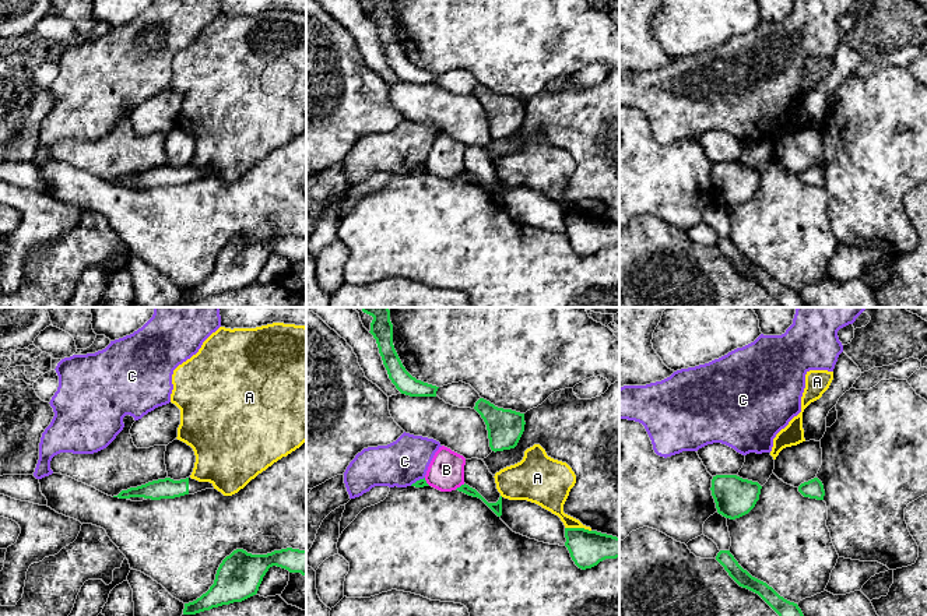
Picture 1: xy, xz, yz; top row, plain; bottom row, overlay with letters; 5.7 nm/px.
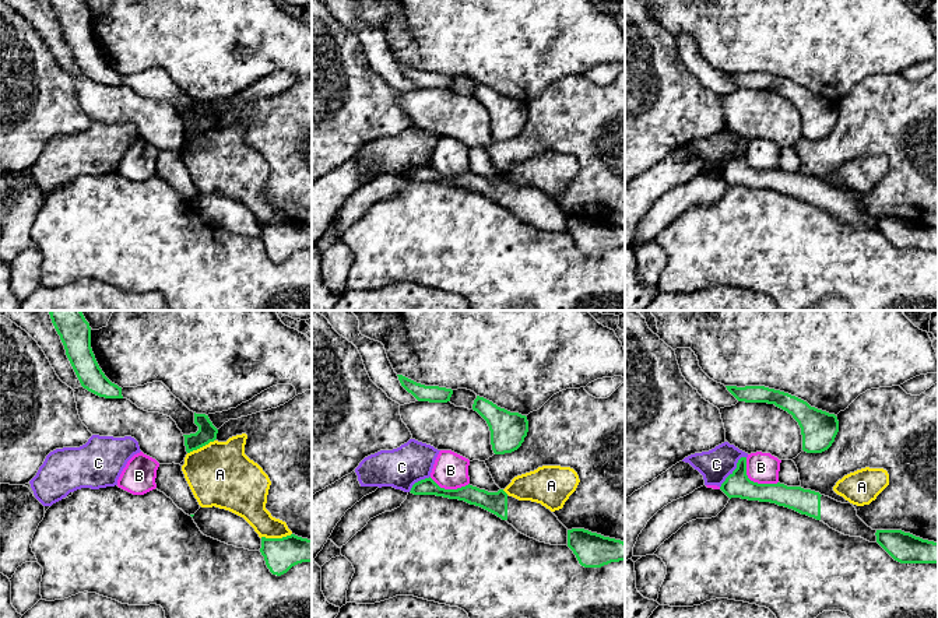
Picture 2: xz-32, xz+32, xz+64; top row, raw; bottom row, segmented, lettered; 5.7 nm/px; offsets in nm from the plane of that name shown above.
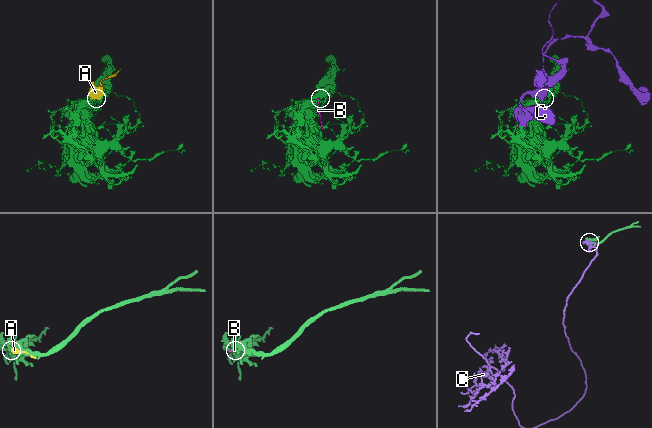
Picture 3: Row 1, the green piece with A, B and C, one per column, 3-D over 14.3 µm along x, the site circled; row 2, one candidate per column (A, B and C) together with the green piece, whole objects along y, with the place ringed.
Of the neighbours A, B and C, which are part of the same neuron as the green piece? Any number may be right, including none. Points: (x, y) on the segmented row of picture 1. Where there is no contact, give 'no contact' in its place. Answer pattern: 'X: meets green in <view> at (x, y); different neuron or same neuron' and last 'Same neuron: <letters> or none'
A: meets green in xz at (578, 528); different neuron
B: meets green in xz at (460, 486); different neuron
C: meets green in xz at (417, 481); different neuron
Same neuron: none

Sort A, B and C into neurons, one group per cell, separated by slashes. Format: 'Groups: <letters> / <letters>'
Groups: A / B / C

